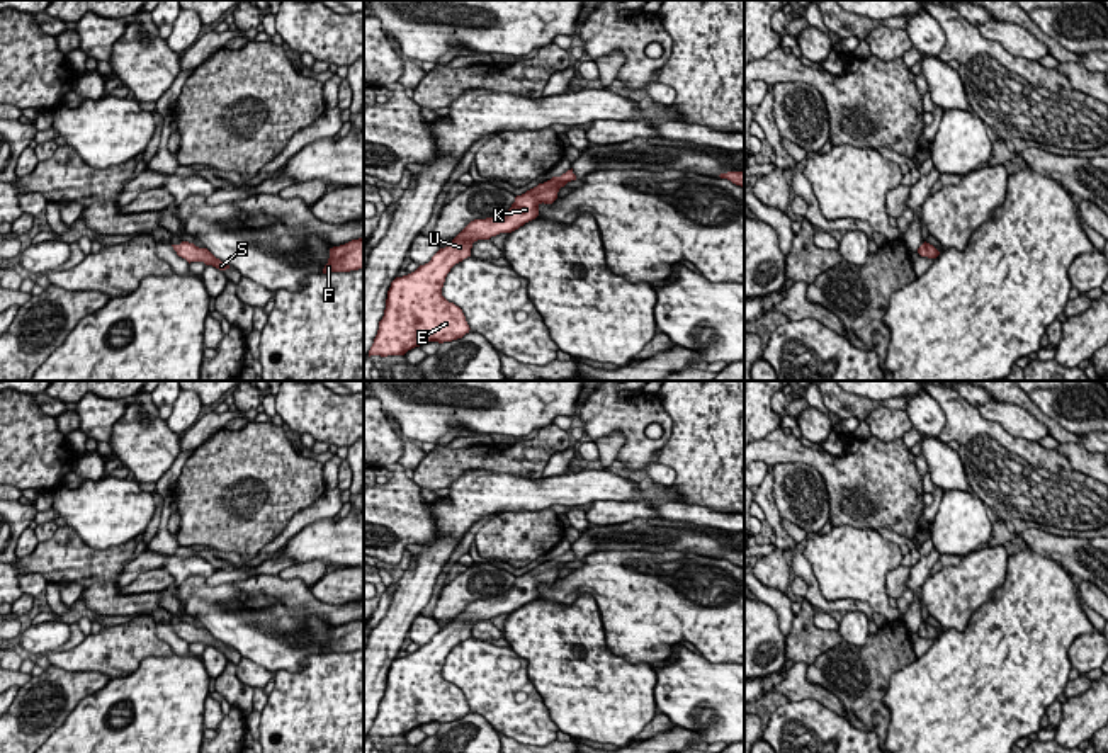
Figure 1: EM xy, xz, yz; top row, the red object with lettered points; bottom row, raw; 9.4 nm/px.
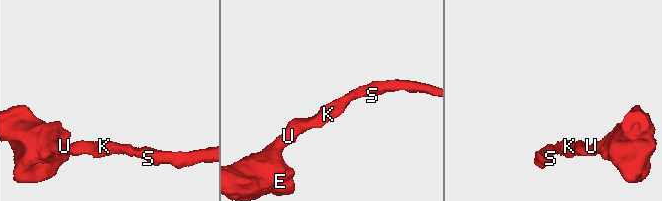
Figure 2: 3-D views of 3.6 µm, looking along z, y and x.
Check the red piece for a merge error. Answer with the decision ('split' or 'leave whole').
leave whole

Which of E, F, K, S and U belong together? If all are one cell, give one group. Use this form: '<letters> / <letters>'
E F K S U

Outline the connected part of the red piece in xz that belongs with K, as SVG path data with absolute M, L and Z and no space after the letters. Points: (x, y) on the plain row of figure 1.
M573 549L561 558L539 564L515 578L512 588L498 597L471 602L428 644L391 663L384 697L369 731L370 736L404 736L428 722L452 722L469 714L469 705L459 687L442 677L450 649L471 637L472 624L500 614L512 614L539 597L539 586L552 585L568 563L576 561Z

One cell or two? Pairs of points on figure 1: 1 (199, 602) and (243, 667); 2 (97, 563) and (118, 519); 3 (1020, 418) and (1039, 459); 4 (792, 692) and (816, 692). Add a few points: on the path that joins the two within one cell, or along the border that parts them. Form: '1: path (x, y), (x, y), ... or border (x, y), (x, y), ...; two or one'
1: border (242, 656), (272, 672); two
2: border (70, 526), (97, 549), (138, 537); two
3: border (994, 420), (1010, 434), (1037, 442); two
4: path (797, 692), (811, 692); one

